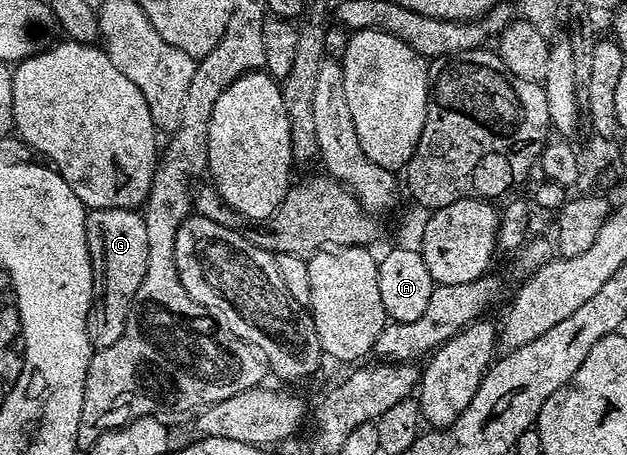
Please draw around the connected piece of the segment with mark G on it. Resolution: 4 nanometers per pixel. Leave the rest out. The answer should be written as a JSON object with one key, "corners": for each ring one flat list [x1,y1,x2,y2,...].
{"corners":[[88,209,86,213,86,243,92,260,92,310,86,315,86,331,96,349,118,343,124,334,124,324,132,300,142,287,146,275,146,223,143,212,136,209]]}

